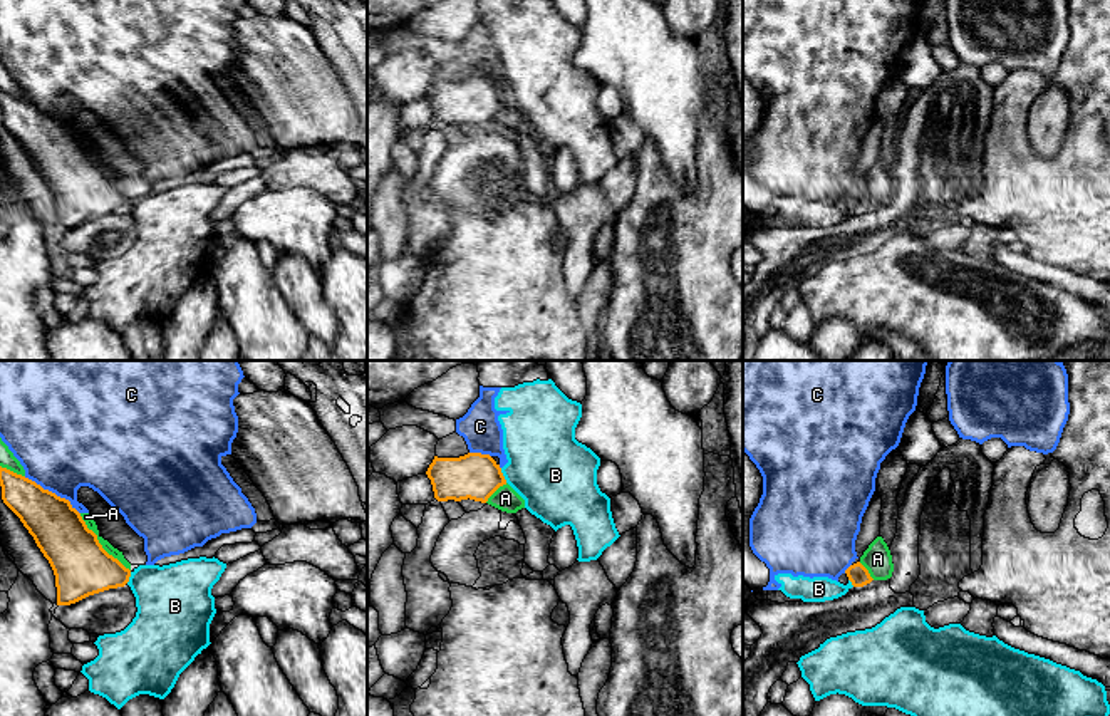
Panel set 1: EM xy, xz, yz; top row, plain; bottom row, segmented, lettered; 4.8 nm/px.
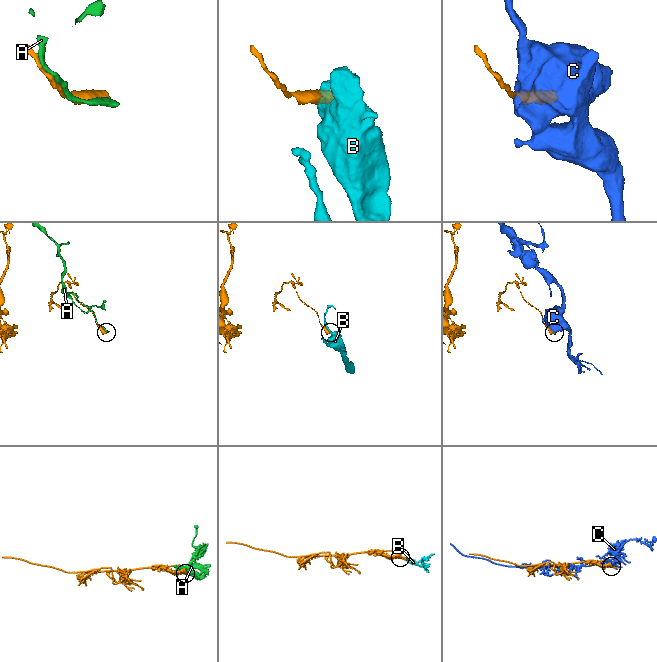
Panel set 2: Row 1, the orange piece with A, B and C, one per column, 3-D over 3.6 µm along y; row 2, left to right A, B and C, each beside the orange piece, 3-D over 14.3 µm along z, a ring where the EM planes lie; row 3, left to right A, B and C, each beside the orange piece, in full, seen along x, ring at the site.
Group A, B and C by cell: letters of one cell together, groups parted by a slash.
A / B / C

